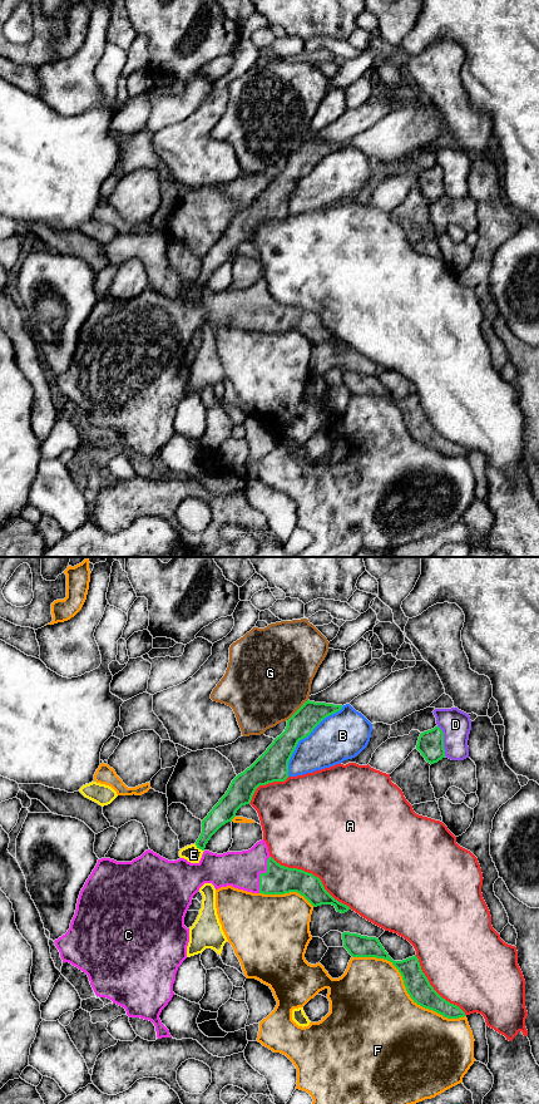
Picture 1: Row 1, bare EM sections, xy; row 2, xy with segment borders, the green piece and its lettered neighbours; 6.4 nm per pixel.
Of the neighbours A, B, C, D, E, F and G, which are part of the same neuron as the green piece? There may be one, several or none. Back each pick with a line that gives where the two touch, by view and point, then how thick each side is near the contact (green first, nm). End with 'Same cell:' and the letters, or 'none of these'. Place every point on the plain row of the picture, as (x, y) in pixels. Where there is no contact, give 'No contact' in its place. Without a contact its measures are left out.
C: Touches green at xy (261, 311). Thickness 190 nm (green) against 240 nm
Same cell: C

